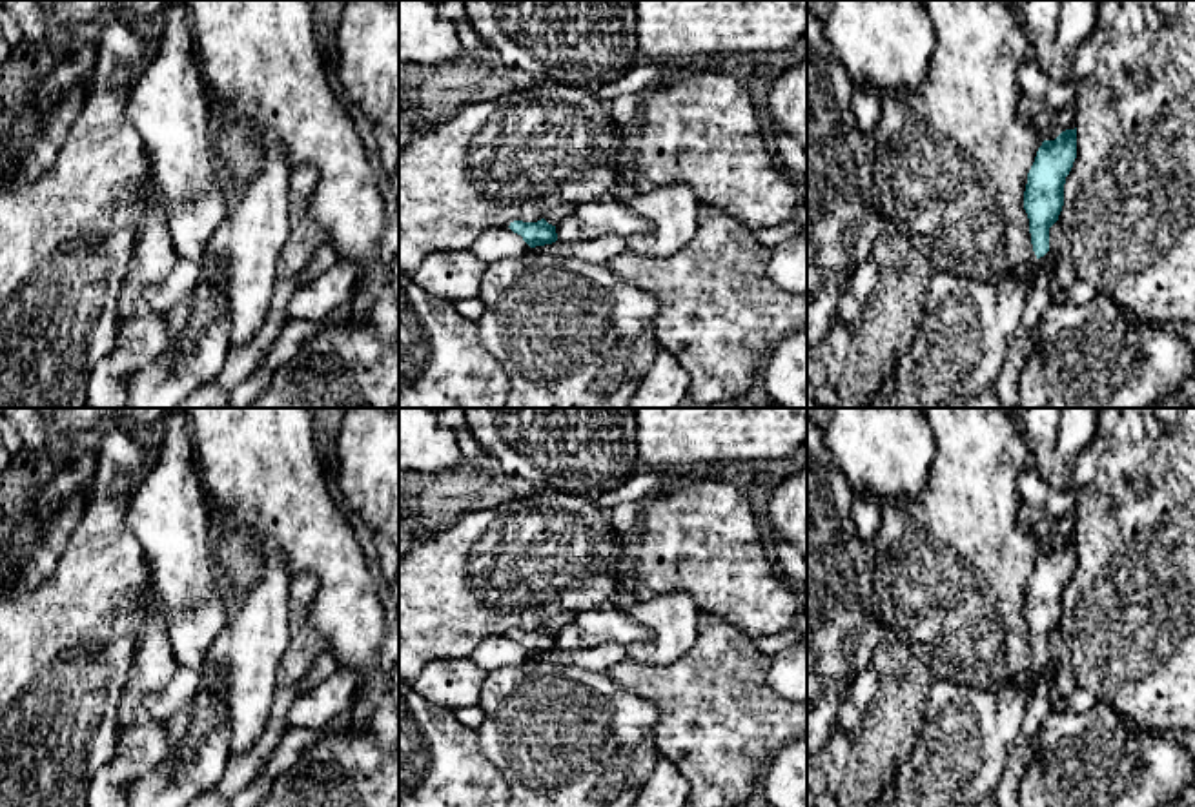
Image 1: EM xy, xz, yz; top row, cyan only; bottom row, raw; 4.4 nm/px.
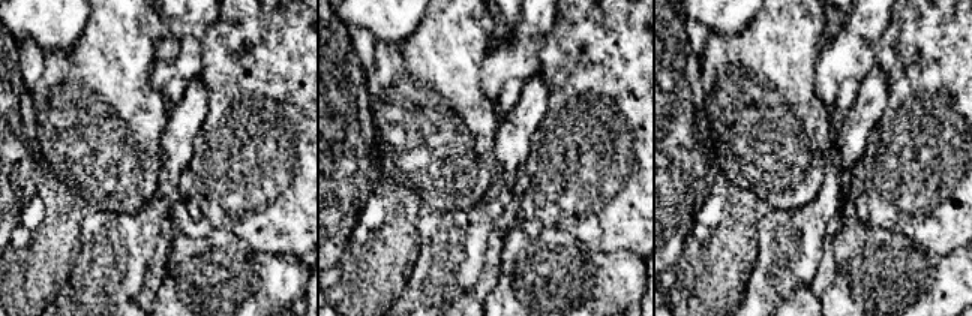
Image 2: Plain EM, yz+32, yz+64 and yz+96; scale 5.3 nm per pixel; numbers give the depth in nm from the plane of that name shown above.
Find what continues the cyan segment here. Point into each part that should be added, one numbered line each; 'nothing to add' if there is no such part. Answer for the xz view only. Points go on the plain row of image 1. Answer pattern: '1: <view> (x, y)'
1: xz (556, 623)

